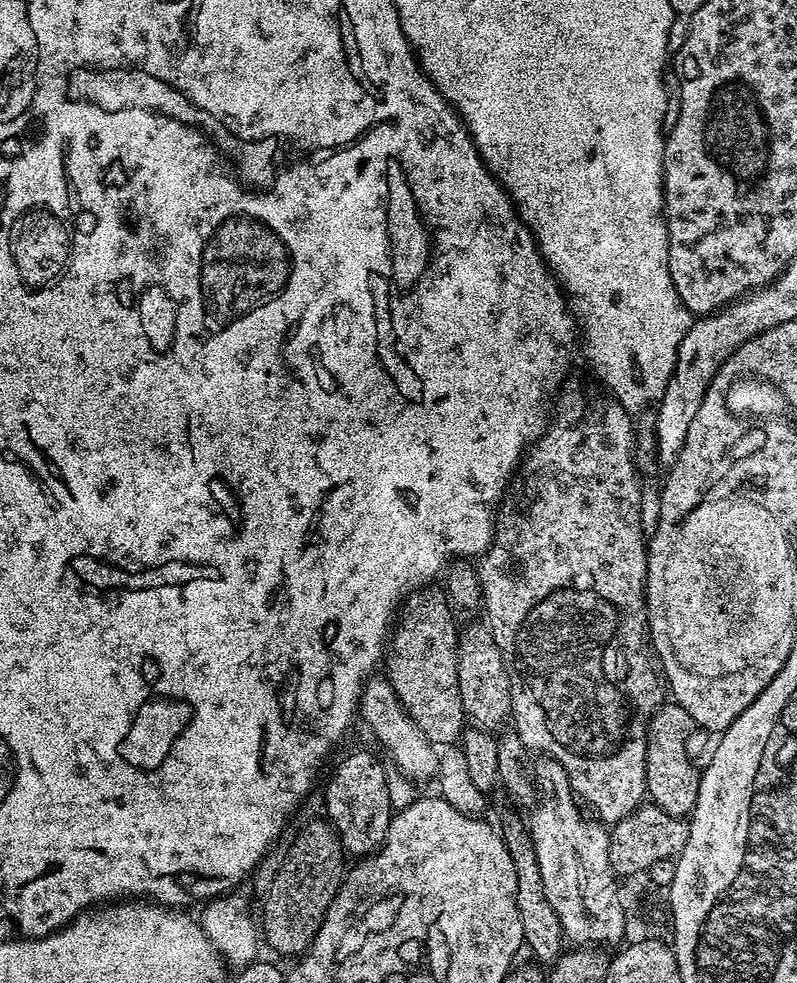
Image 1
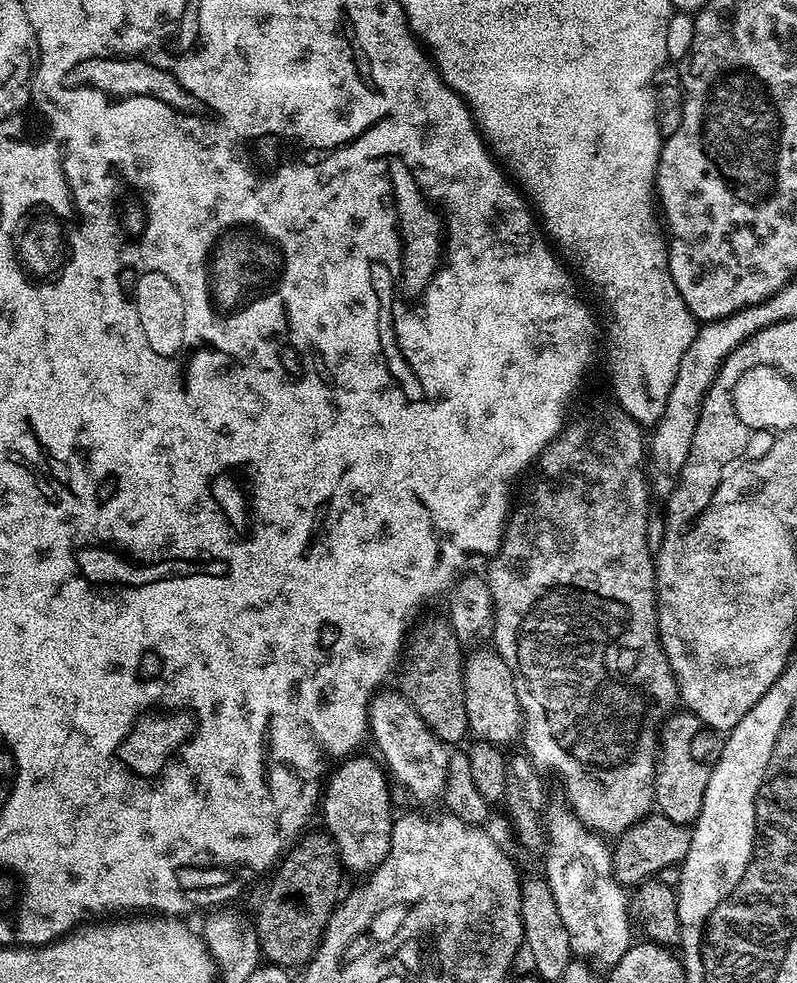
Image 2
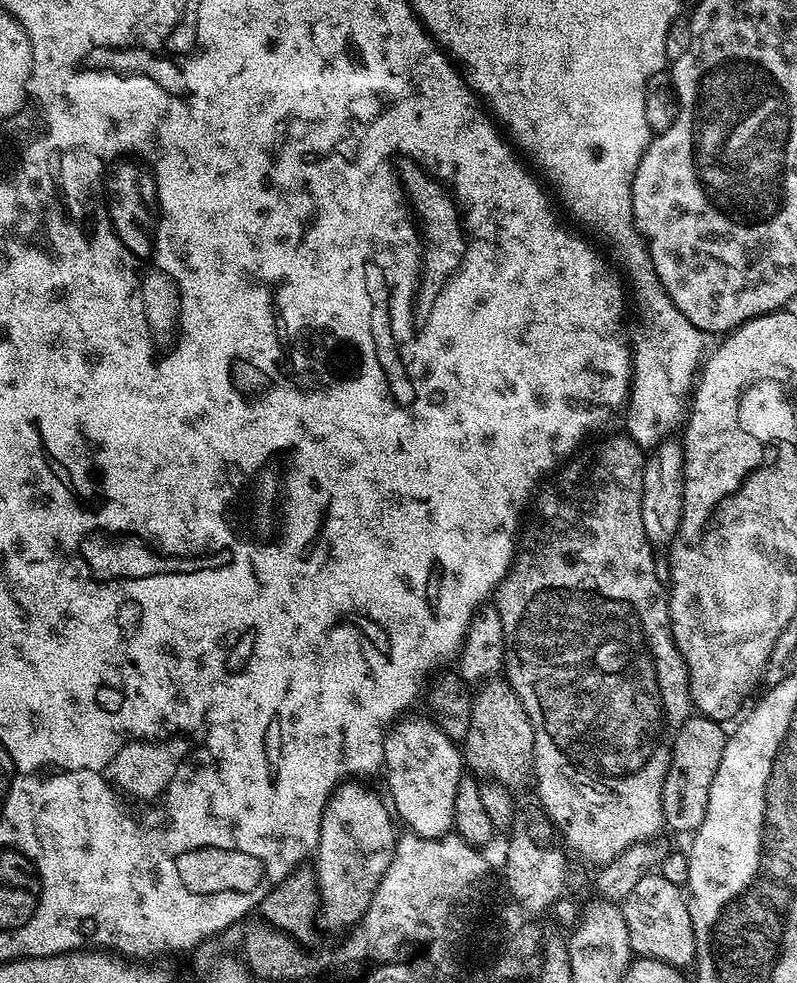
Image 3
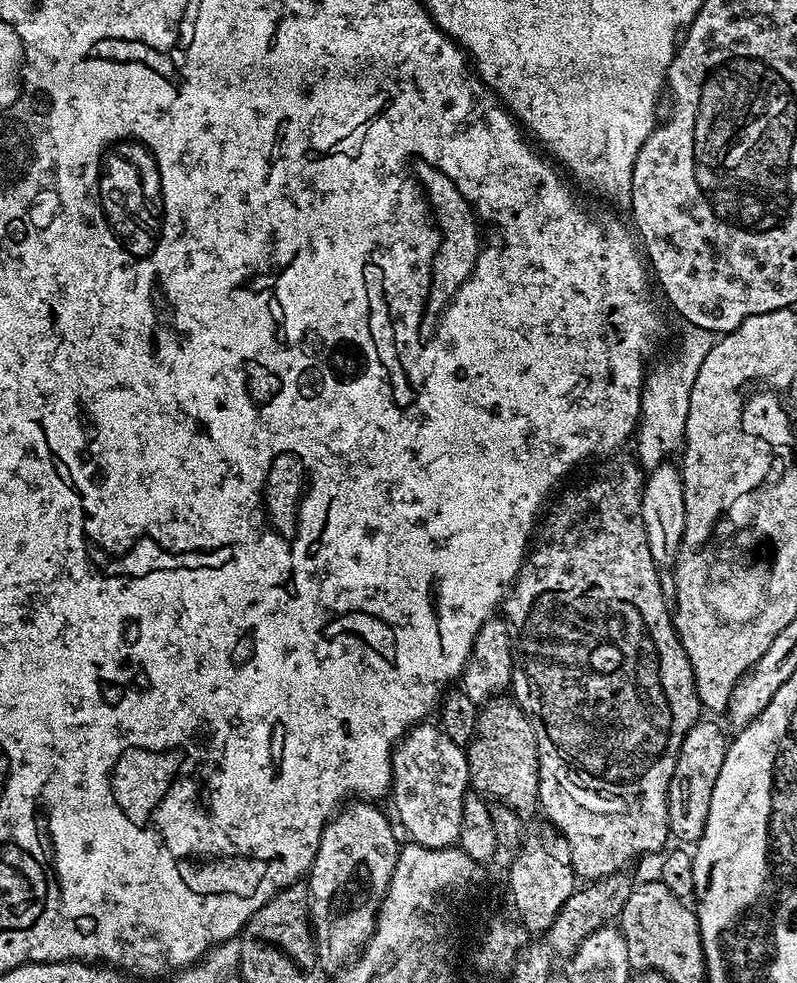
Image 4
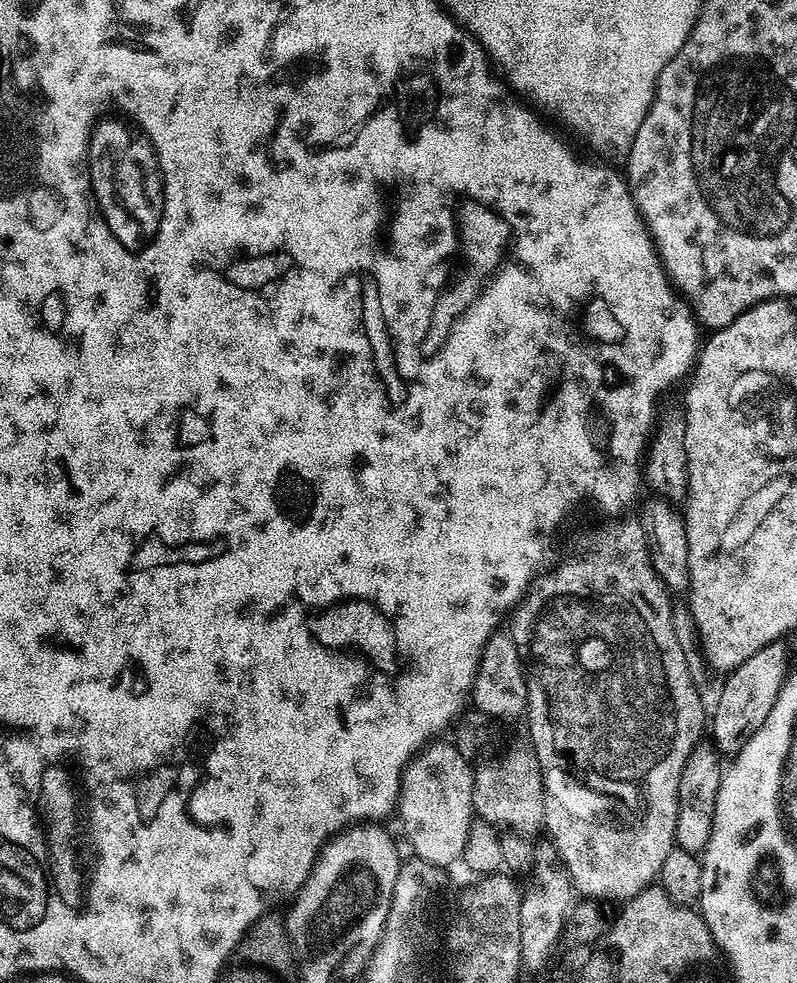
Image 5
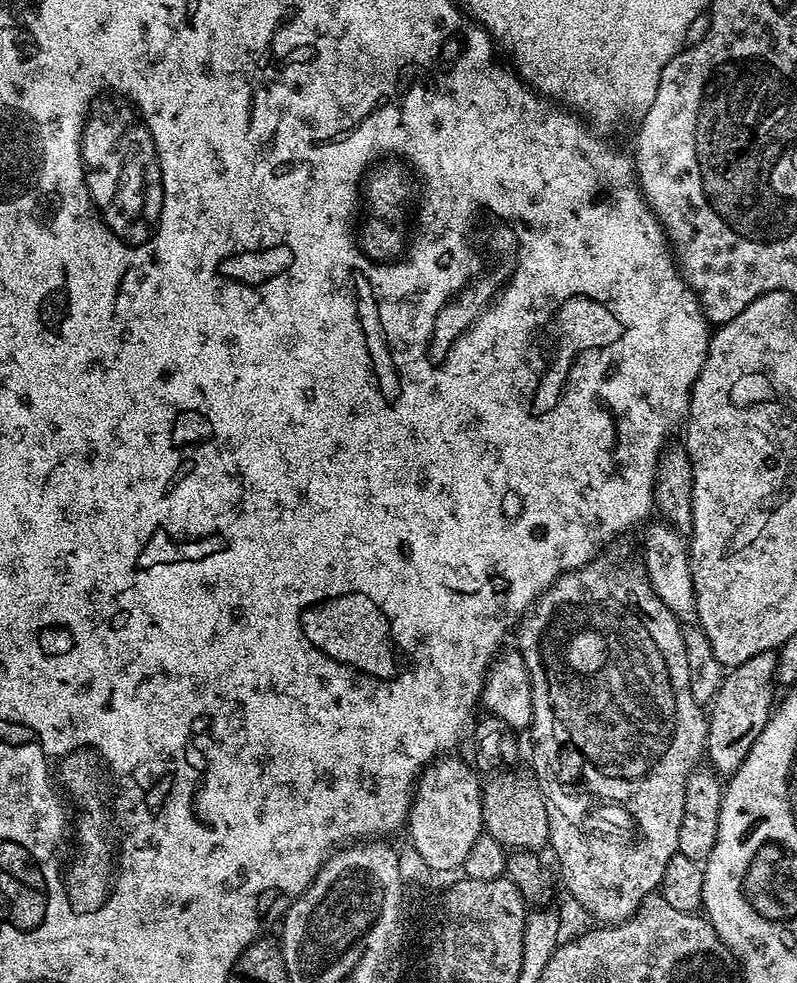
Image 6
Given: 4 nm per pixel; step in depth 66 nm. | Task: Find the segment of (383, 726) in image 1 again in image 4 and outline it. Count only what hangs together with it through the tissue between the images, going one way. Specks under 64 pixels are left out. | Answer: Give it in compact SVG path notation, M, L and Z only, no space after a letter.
M432 722L415 724L392 750L392 787L390 800L396 803L395 819L408 831L407 839L427 848L450 848L459 841L462 826L462 802L470 790L467 768L467 751L456 744Z

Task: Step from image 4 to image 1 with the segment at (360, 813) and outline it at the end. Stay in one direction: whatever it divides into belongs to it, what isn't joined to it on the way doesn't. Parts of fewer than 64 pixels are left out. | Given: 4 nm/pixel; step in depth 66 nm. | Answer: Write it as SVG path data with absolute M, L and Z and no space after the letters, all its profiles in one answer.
M352 752L345 758L344 764L340 764L332 772L328 780L328 789L324 792L324 804L328 807L327 819L340 835L344 843L345 853L352 858L367 858L379 849L383 844L388 827L394 815L392 805L385 802L389 773L368 752Z

